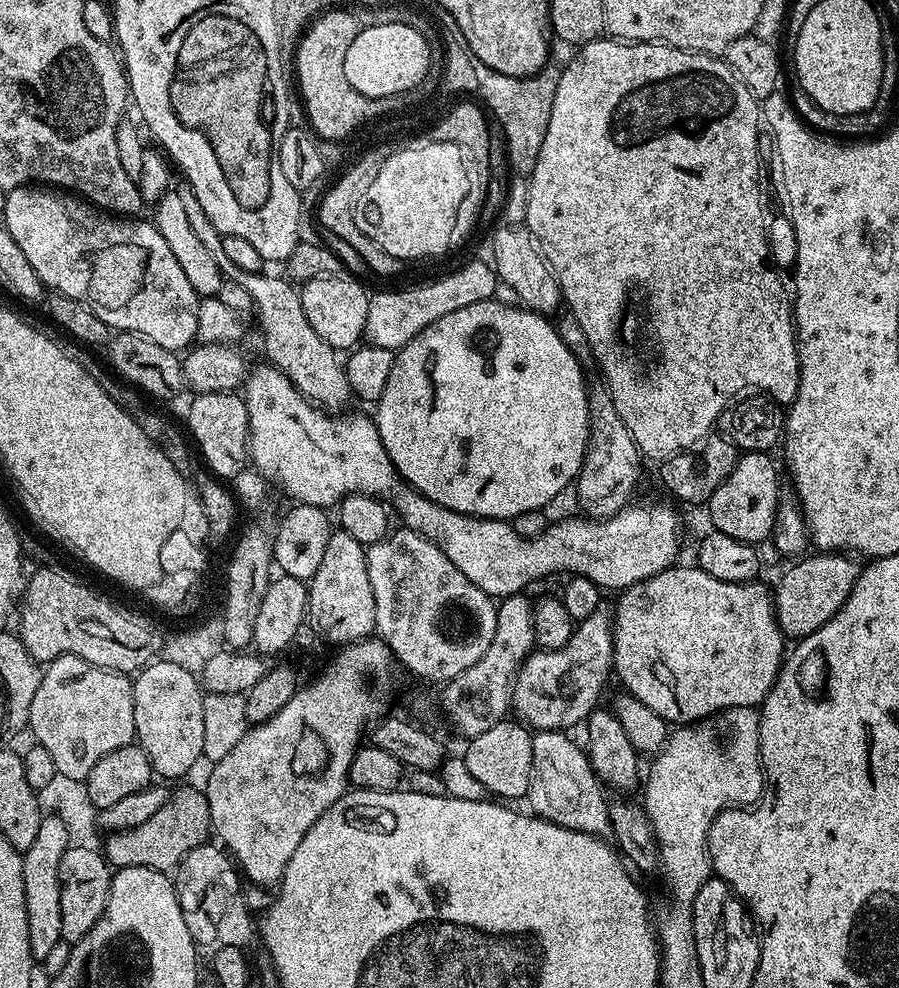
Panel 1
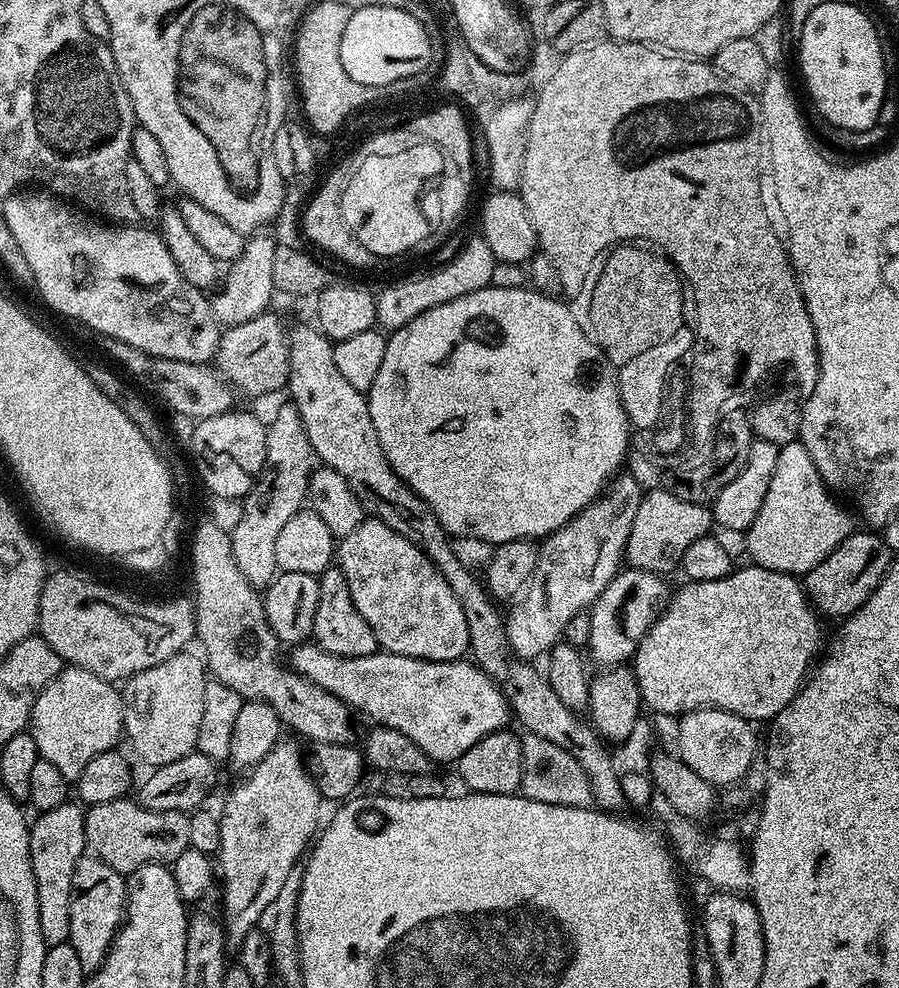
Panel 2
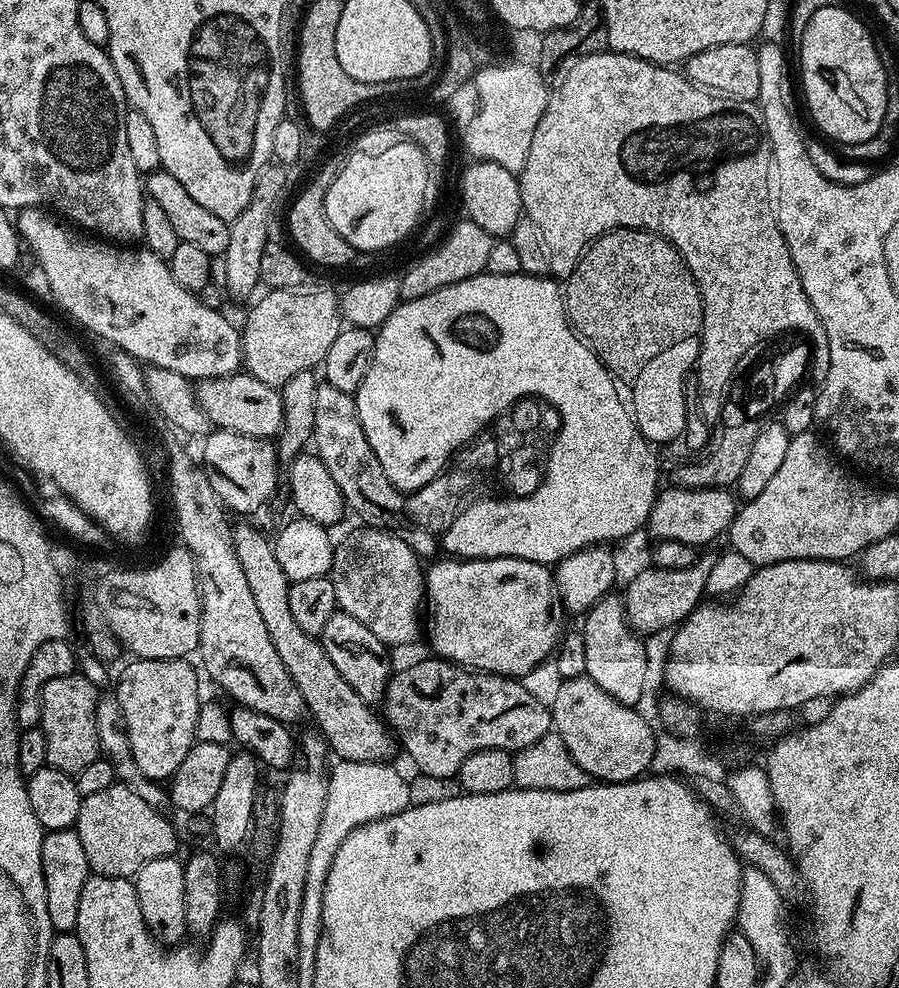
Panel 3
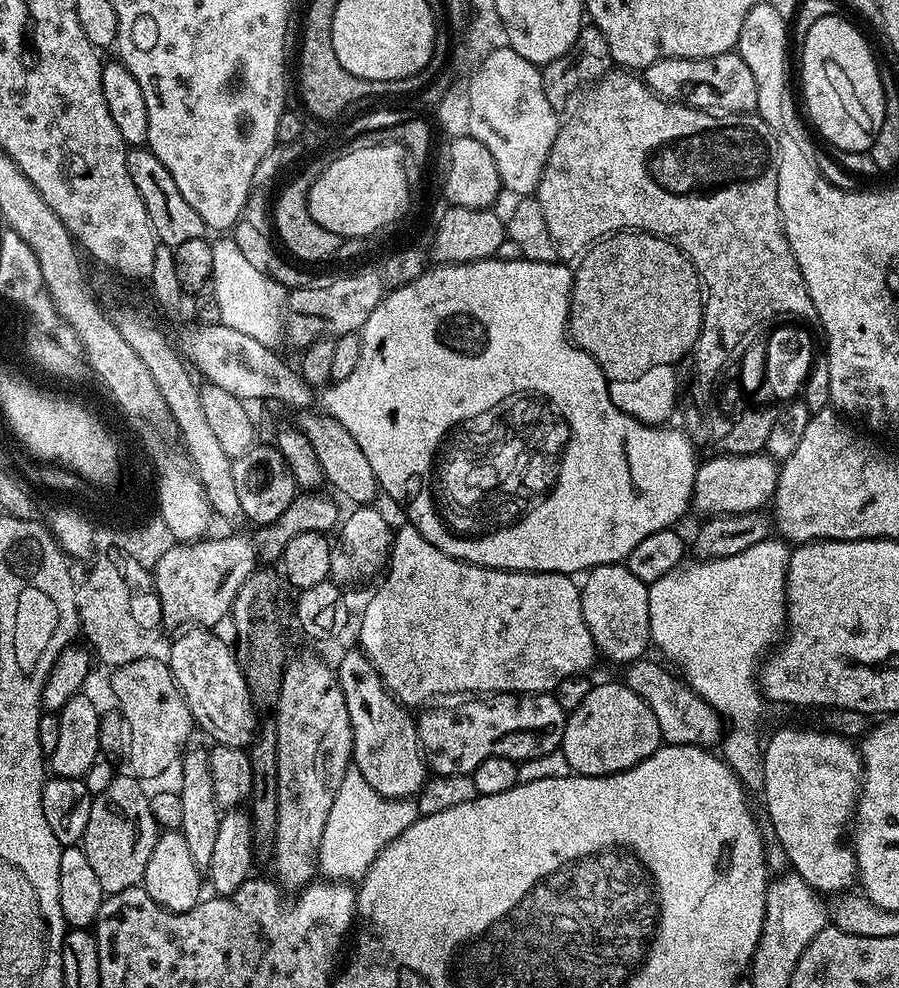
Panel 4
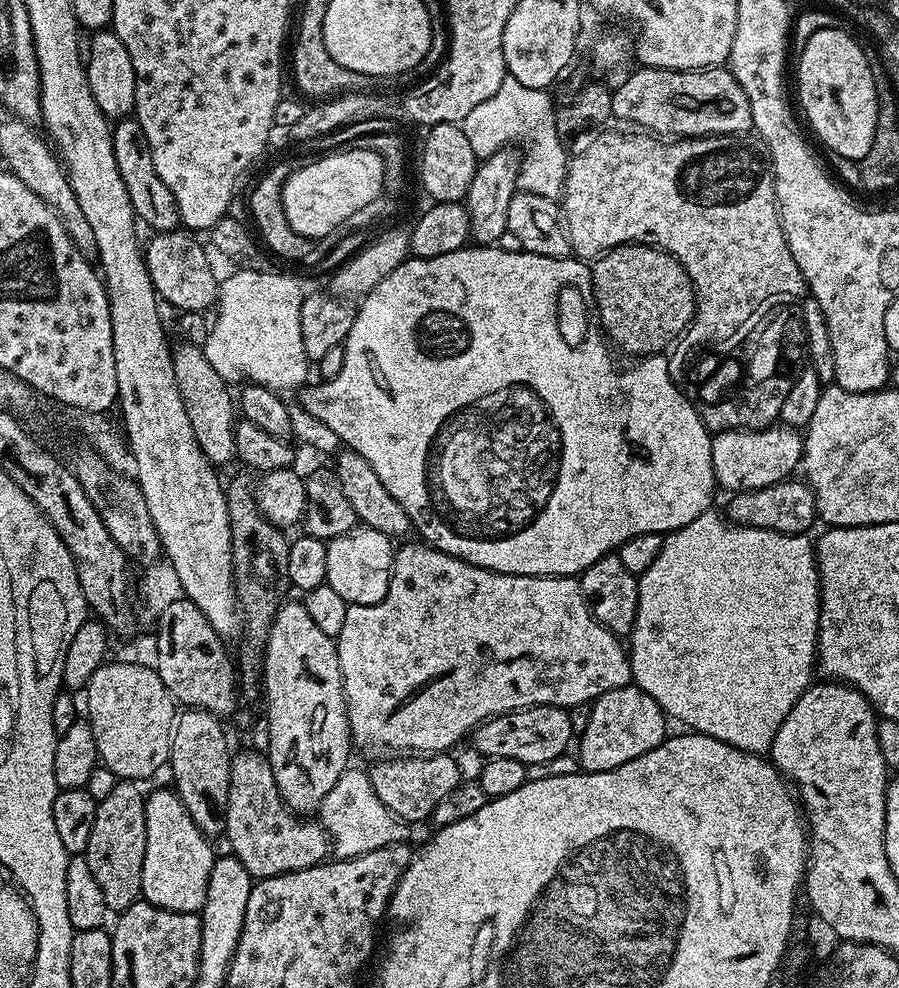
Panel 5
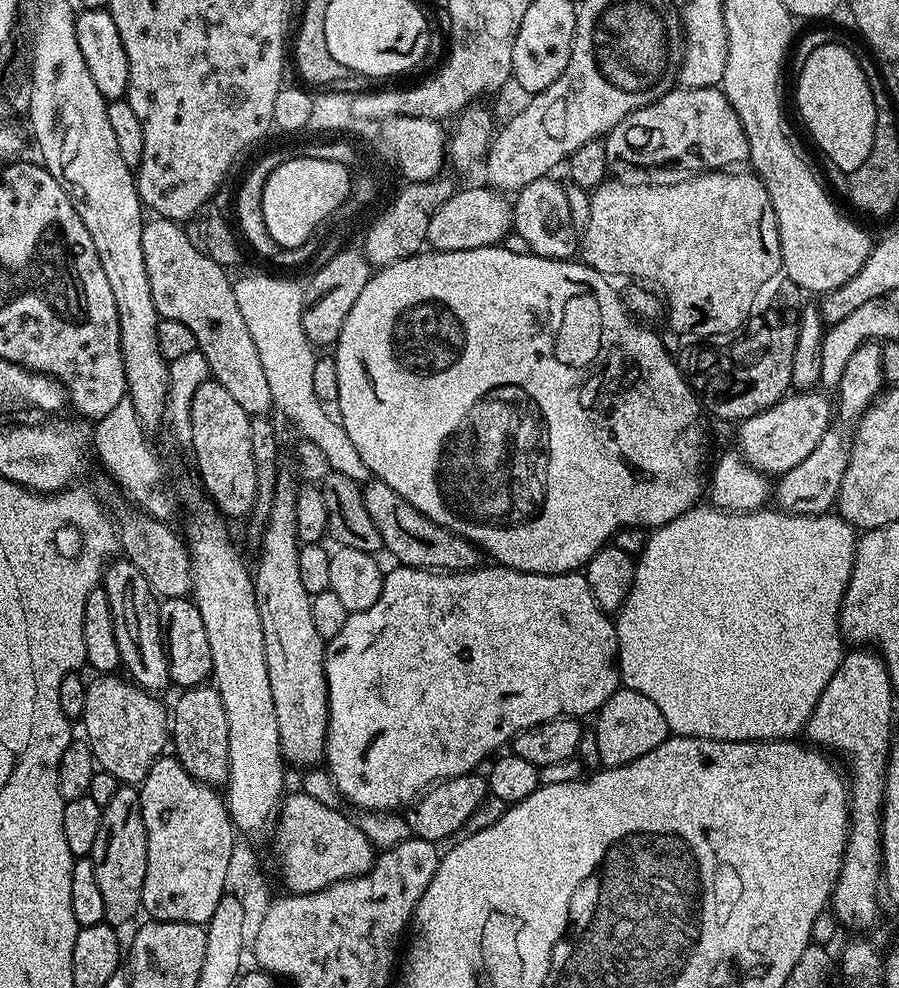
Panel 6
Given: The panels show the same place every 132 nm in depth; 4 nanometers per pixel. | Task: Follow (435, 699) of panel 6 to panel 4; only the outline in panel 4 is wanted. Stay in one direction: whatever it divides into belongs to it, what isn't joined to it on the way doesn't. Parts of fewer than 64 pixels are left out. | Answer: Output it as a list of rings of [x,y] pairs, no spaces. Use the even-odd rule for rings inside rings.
[[[404,524],[404,525],[402,525],[402,526],[401,526],[401,528],[400,528],[400,529],[398,529],[398,527],[397,527],[397,528],[396,528],[396,529],[395,529],[395,532],[394,532],[394,535],[393,535],[393,537],[392,537],[392,542],[391,542],[391,555],[390,555],[390,556],[389,556],[389,558],[388,558],[388,560],[387,560],[387,565],[386,565],[386,575],[387,575],[387,574],[388,574],[388,577],[386,577],[386,578],[385,578],[385,580],[384,580],[384,581],[382,581],[382,582],[381,582],[381,584],[380,584],[380,589],[378,589],[378,590],[377,590],[377,592],[376,592],[376,593],[374,593],[374,594],[373,594],[373,596],[372,596],[372,597],[370,597],[370,598],[369,598],[369,600],[368,600],[368,605],[366,605],[366,606],[365,606],[365,608],[364,608],[364,613],[362,613],[362,614],[361,614],[361,616],[360,616],[360,644],[358,644],[358,648],[359,648],[359,651],[361,651],[361,652],[363,652],[363,654],[364,654],[364,659],[365,659],[365,660],[367,660],[367,661],[368,661],[368,663],[369,663],[369,664],[371,664],[371,665],[372,665],[372,669],[373,669],[373,670],[374,670],[374,671],[376,671],[376,675],[377,675],[377,676],[379,676],[379,677],[380,677],[380,681],[381,681],[381,682],[383,682],[383,683],[384,683],[384,686],[385,686],[385,688],[387,688],[387,689],[388,689],[388,691],[389,691],[389,692],[391,692],[391,693],[392,693],[392,695],[393,695],[393,696],[395,696],[395,697],[396,697],[396,699],[397,699],[397,700],[399,700],[399,701],[400,701],[400,703],[401,703],[401,704],[403,704],[403,705],[404,705],[404,707],[405,707],[405,708],[407,708],[407,709],[409,709],[409,710],[416,710],[416,709],[419,709],[419,708],[420,708],[420,707],[421,707],[421,706],[424,706],[424,705],[427,705],[427,704],[428,704],[428,703],[429,703],[429,702],[432,702],[432,701],[428,701],[428,702],[427,702],[427,700],[432,700],[432,699],[434,699],[434,698],[435,698],[435,696],[448,696],[448,695],[450,695],[450,694],[451,694],[451,692],[468,692],[468,693],[464,693],[464,694],[491,694],[491,693],[493,693],[493,692],[546,692],[546,693],[549,693],[549,694],[552,694],[552,693],[555,693],[555,691],[556,691],[556,688],[557,688],[557,686],[559,686],[559,685],[560,685],[560,684],[561,684],[561,683],[562,683],[562,682],[566,682],[566,678],[570,678],[570,677],[571,677],[571,676],[582,676],[582,675],[585,675],[585,674],[588,674],[588,673],[591,673],[591,671],[590,671],[590,670],[591,670],[591,668],[592,668],[592,663],[594,663],[594,662],[595,662],[595,660],[598,660],[598,653],[597,653],[597,651],[596,651],[596,643],[595,643],[595,642],[594,642],[594,638],[593,638],[593,637],[592,637],[592,635],[591,635],[591,634],[590,634],[590,630],[589,630],[589,629],[588,629],[588,627],[587,627],[587,626],[586,626],[586,618],[582,618],[582,602],[581,602],[581,601],[580,601],[580,584],[579,584],[579,583],[577,583],[577,581],[575,581],[575,582],[574,582],[574,581],[572,581],[572,580],[575,580],[575,579],[573,579],[573,577],[572,577],[572,576],[571,576],[571,575],[568,575],[568,574],[565,574],[565,573],[563,573],[563,572],[505,572],[505,571],[504,571],[504,569],[503,569],[503,568],[483,568],[483,567],[482,567],[482,566],[478,566],[478,565],[477,565],[477,564],[468,564],[468,563],[466,563],[466,562],[465,562],[465,561],[464,561],[464,560],[456,560],[456,559],[454,559],[454,558],[453,558],[453,556],[451,556],[451,555],[450,555],[450,554],[446,554],[446,553],[445,553],[445,552],[443,552],[443,551],[442,551],[442,550],[438,550],[438,546],[434,546],[434,545],[433,545],[433,544],[431,544],[431,542],[429,542],[429,540],[428,540],[428,538],[427,538],[427,535],[425,535],[425,533],[424,533],[424,532],[423,532],[423,531],[422,531],[422,532],[421,532],[421,533],[420,533],[420,532],[419,532],[419,530],[418,530],[418,529],[416,529],[416,528],[415,528],[415,526],[414,526],[414,525],[412,525],[412,524]],[[651,658],[635,660],[623,669],[622,680],[638,694],[638,698],[642,698],[642,702],[646,702],[646,706],[650,706],[650,710],[654,710],[661,737],[669,744],[719,745],[726,732],[725,721],[675,671],[660,664],[655,664]]]

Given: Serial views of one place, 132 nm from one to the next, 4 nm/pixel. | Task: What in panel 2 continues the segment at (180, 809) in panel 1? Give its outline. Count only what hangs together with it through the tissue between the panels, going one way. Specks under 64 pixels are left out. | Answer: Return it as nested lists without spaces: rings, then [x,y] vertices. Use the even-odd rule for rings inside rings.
[[[135,799],[111,800],[91,805],[84,813],[84,838],[91,855],[121,874],[131,874],[147,864],[171,865],[193,843],[189,813],[146,810]]]

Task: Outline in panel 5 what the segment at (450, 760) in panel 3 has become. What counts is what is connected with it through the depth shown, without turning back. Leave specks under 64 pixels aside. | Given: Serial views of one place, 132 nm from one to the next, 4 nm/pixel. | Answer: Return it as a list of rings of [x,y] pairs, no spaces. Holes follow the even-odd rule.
[[[539,704],[533,708],[520,708],[516,712],[507,712],[485,720],[471,733],[471,740],[473,746],[481,752],[481,757],[490,760],[514,758],[527,766],[538,762],[550,762],[550,758],[565,755],[569,751],[568,743],[571,740],[573,743],[574,733],[565,709]]]

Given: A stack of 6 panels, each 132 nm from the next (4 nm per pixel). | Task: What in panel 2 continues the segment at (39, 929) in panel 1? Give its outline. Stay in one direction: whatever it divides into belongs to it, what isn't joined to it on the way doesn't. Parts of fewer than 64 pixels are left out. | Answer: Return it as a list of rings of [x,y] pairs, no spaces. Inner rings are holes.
[[[65,802],[62,806],[54,806],[54,810],[39,813],[35,817],[37,820],[33,819],[28,829],[30,862],[34,870],[34,882],[38,886],[38,922],[42,922],[42,938],[49,946],[65,943],[70,934],[70,898],[74,886],[74,866],[78,866],[81,856],[86,852],[84,813],[85,809],[79,803]]]

